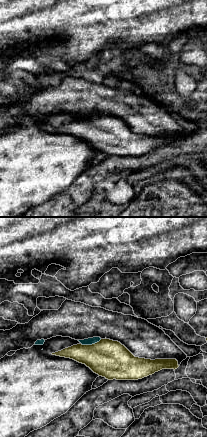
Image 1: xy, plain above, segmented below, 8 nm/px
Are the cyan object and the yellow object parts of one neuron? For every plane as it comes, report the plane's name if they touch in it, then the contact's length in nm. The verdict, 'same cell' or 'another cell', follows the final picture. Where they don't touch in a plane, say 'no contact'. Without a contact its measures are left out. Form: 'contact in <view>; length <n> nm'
contact in xy; length 170 nm

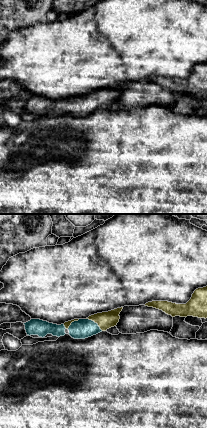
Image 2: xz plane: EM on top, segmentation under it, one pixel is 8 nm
contact in xz; length 170 nm

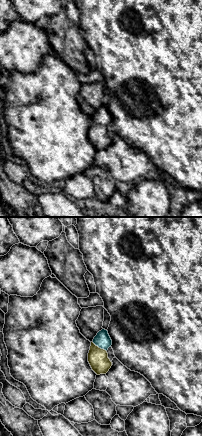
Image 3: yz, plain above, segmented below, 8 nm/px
contact in yz; length 140 nm

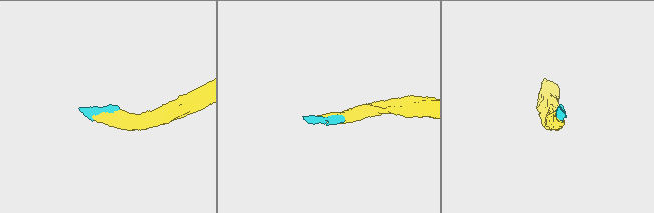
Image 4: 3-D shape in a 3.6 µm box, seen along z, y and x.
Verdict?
same cell

